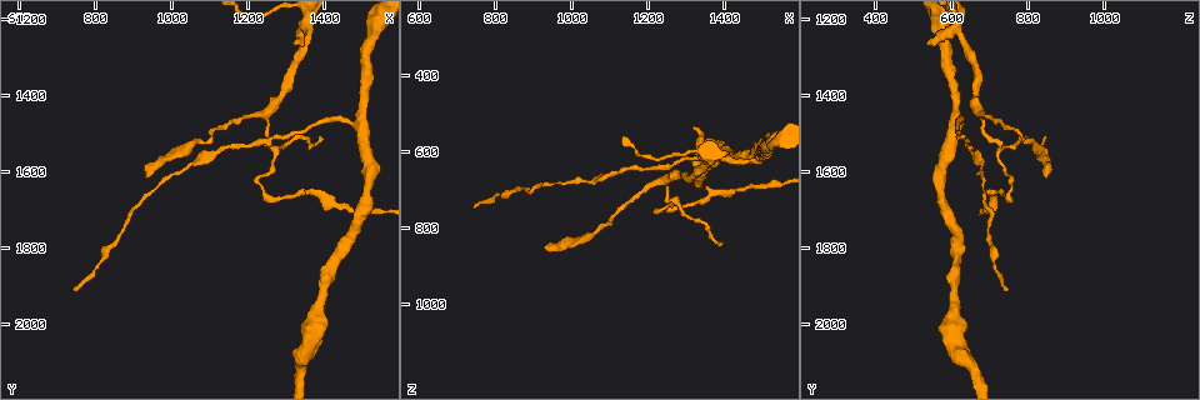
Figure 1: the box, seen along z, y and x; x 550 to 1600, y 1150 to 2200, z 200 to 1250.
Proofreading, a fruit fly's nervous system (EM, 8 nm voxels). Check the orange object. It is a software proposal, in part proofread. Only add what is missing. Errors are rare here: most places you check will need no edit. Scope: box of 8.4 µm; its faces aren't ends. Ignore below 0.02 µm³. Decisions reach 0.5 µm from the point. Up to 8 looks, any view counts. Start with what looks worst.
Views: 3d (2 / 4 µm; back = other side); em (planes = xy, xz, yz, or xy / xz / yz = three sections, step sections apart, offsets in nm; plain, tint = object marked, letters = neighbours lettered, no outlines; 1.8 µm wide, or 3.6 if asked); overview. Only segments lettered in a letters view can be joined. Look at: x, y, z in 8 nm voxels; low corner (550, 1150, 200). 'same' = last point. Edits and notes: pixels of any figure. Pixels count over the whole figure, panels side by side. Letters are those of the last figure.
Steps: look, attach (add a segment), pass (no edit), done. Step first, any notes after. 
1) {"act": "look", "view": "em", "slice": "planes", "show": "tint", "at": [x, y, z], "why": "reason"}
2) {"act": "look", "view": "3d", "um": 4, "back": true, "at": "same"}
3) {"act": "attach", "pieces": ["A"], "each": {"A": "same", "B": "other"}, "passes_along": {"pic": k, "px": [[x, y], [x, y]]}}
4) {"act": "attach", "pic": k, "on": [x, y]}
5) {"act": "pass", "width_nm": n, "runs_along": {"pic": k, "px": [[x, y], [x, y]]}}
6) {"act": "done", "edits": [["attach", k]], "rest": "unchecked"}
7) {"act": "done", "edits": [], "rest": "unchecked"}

{"act": "look", "view": "3d", "um": 2, "at": [745, 1915, 745], "why": "tapers out"}

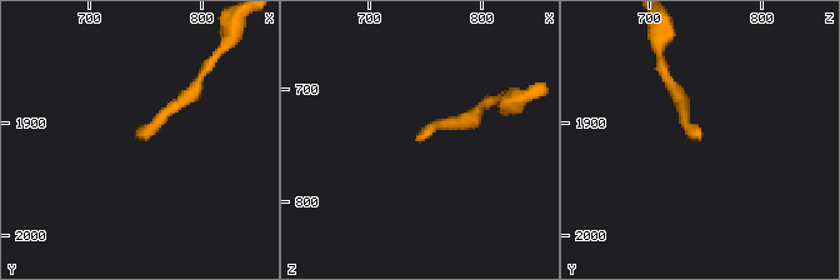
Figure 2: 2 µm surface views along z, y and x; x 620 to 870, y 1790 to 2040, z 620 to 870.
{"act": "look", "view": "em", "slice": "planes", "show": "letters", "at": [746, 1914, 742]}

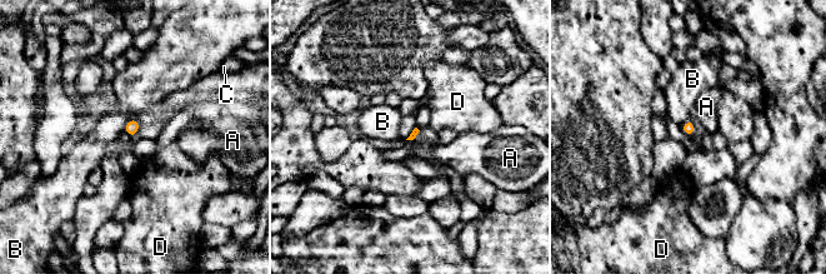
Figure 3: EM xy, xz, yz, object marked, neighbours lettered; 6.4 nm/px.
{"act": "pass", "each": {"A": "other", "B": "other", "C": "other", "D": "other"}, "border": {"pic": 3, "px": [[135, 116], [125, 124], [123, 131]]}, "found": "no lettered segment goes on from it"}

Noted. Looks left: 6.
{"act": "look", "view": "em", "slice": "planes", "show": "letters", "at": [940, 1620, 855], "why": "end of a long branch"}

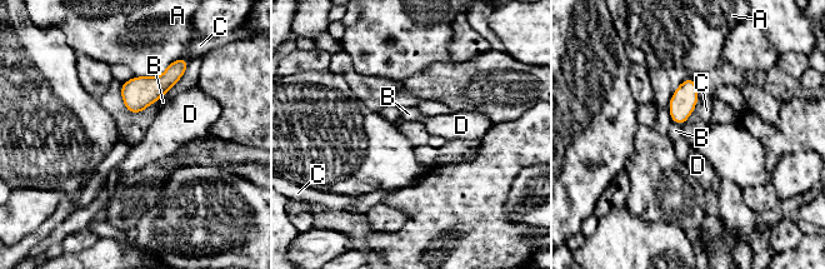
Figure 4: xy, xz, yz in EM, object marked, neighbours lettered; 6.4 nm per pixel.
{"act": "pass", "longest_contact_nm": ["B", 80], "each": {"A": "other", "B": "other", "C": "other", "D": "other"}, "border": {"pic": 4, "px": [[671, 120], [681, 126]]}, "found": "no lettered segment goes on from it"}

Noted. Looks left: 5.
{"act": "look", "view": "em", "slice": "planes", "show": "letters", "at": [1250, 1450, 670], "why": "branch point"}

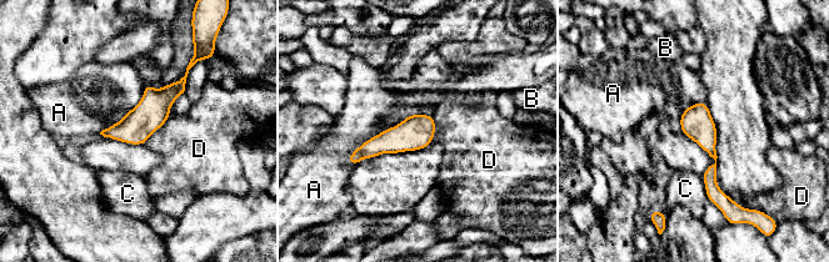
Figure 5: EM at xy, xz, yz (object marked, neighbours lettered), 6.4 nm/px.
{"act": "pass", "width_nm": 200, "each": {"A": "other", "B": "other", "C": "other", "D": "other"}, "border": {"pic": 5, "px": [[170, 116], [144, 144]]}, "found": "none of them fits"}

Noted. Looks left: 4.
{"act": "done", "edits": [], "rest": "unchecked"}

